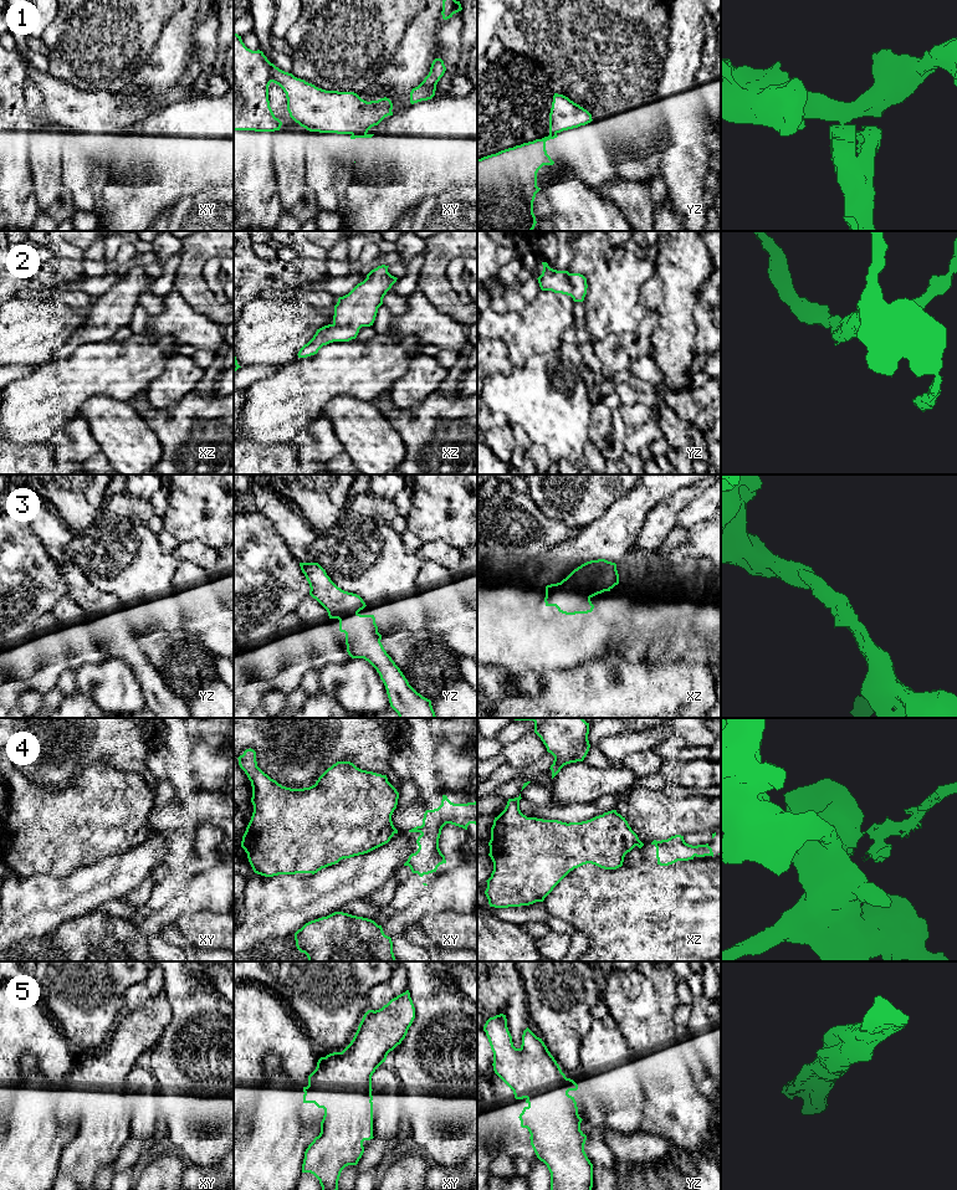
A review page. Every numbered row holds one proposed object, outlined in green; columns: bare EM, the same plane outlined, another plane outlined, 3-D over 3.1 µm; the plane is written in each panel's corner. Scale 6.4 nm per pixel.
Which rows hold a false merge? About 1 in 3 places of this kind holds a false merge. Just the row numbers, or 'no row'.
1, 4

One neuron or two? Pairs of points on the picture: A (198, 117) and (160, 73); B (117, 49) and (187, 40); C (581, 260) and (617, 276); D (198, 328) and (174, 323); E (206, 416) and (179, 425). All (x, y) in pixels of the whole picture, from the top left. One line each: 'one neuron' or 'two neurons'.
A: two neurons
B: two neurons
C: two neurons
D: one neuron
E: one neuron

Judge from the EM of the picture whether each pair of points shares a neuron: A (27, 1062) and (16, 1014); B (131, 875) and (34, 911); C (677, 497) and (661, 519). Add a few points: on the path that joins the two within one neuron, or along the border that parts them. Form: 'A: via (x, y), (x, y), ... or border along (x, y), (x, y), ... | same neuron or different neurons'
A: border along (20, 1058), (32, 1053), (45, 1076) | different neurons
B: via (107, 880), (75, 896), (57, 899) | same neuron
C: via (676, 502), (664, 514) | same neuron

